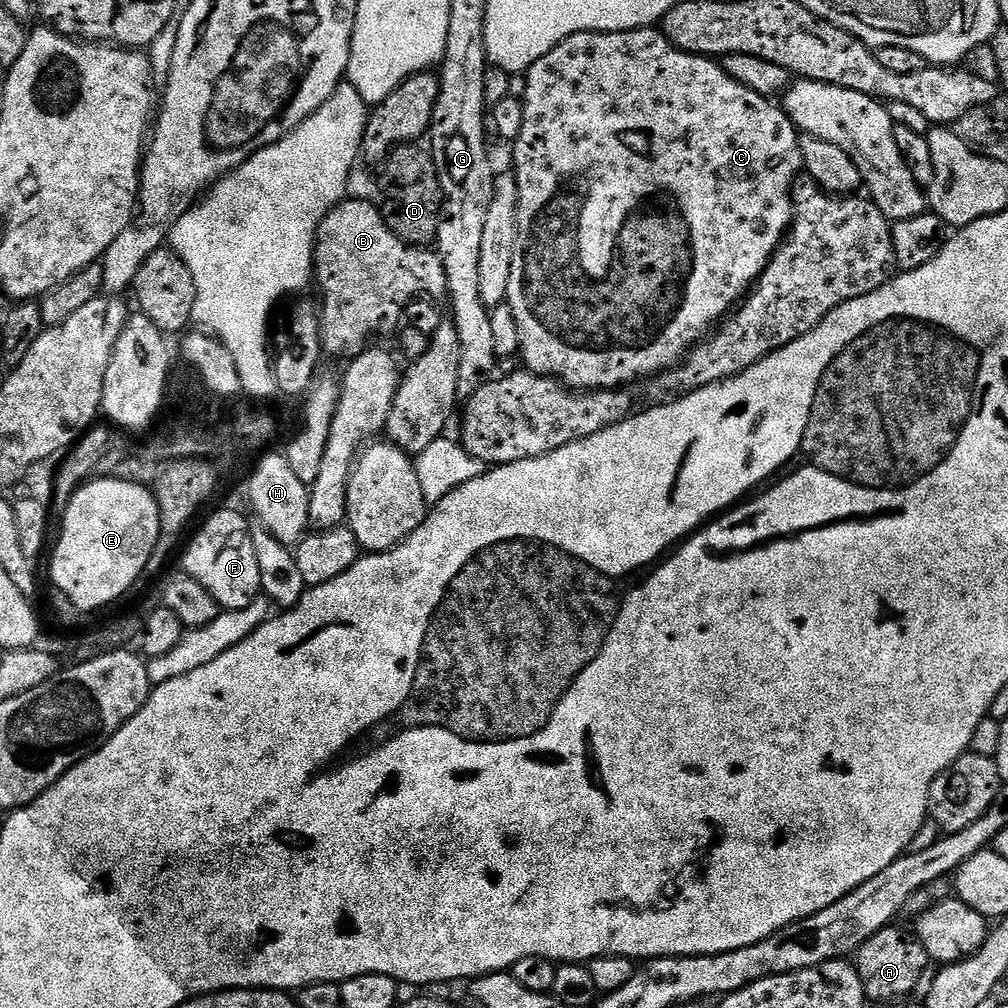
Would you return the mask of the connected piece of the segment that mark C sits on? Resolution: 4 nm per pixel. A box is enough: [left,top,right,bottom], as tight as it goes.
[507,26,804,390]

